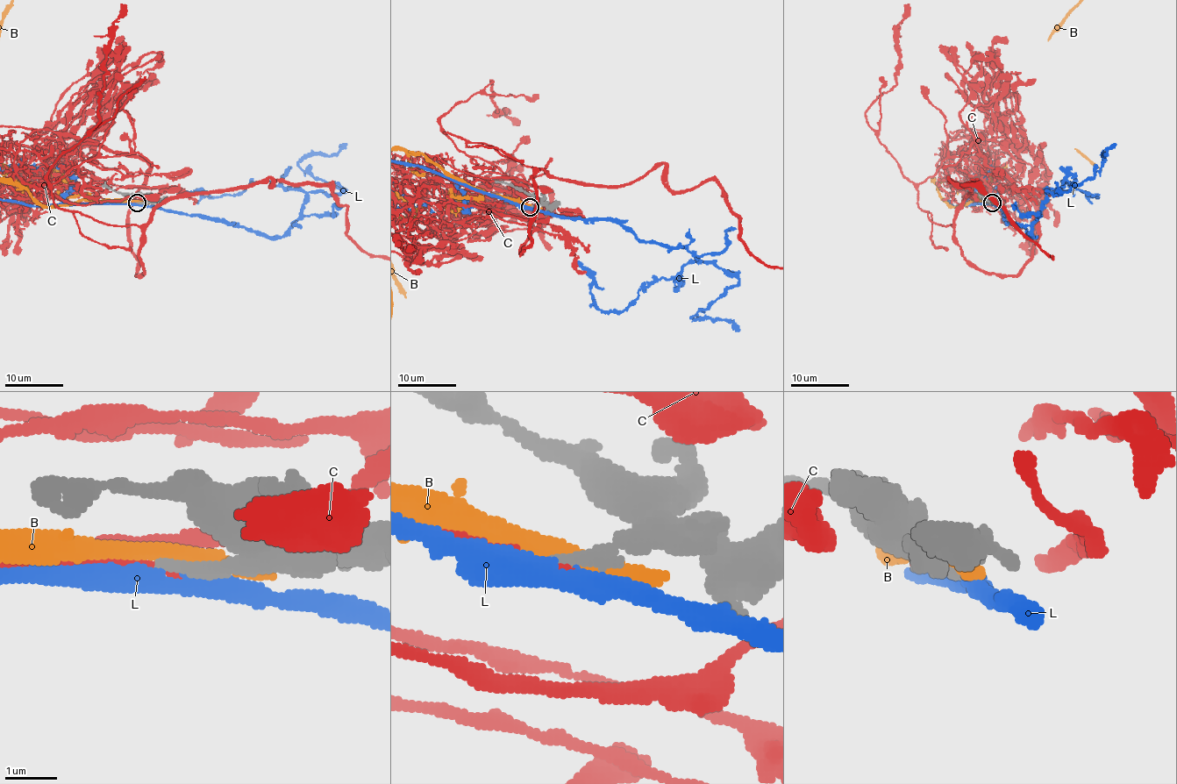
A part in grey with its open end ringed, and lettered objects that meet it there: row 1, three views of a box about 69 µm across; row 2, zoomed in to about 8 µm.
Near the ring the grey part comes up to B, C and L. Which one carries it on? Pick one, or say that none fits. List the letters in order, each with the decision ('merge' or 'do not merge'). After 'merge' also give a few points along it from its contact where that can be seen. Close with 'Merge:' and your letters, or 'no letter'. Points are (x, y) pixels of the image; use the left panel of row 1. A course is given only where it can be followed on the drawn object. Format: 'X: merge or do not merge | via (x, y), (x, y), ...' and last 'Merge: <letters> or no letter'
B: do not merge
C: merge
L: do not merge
Merge: C

